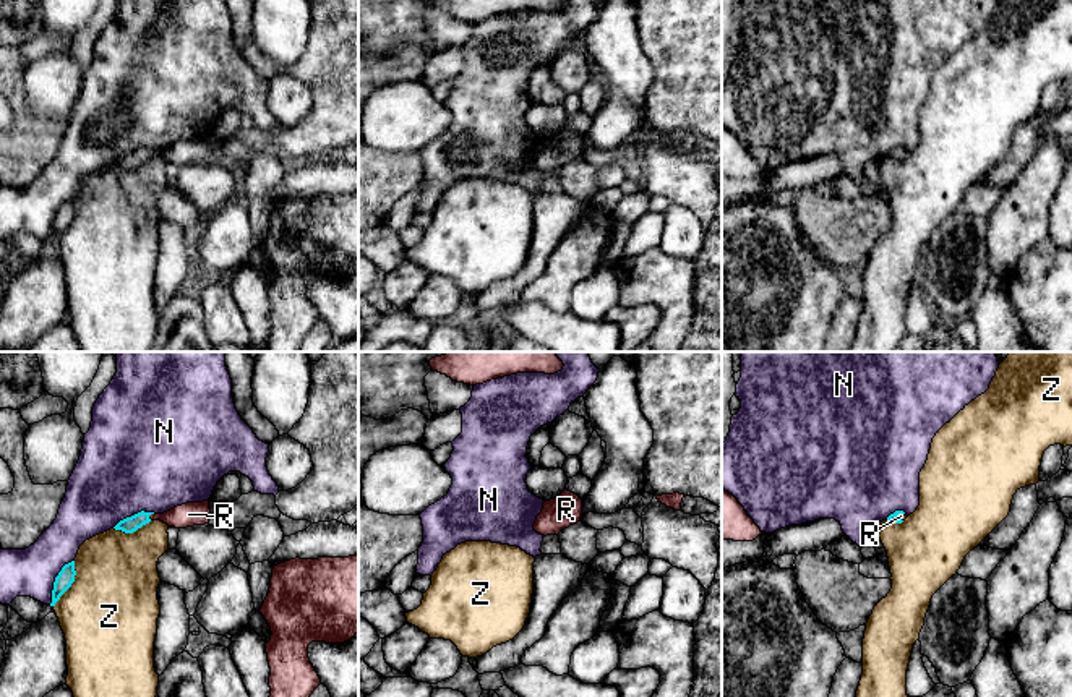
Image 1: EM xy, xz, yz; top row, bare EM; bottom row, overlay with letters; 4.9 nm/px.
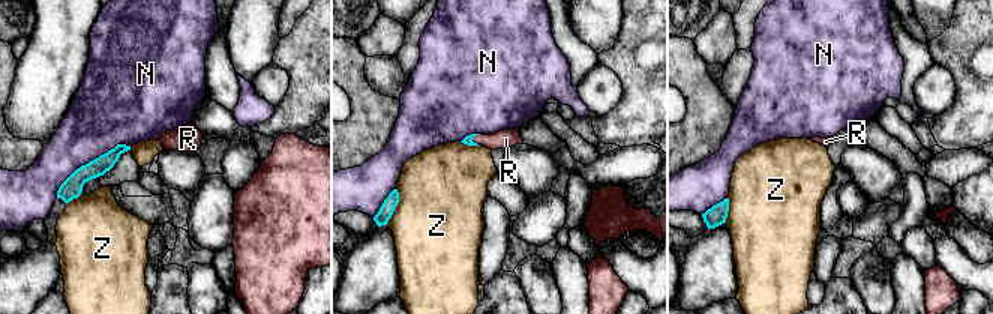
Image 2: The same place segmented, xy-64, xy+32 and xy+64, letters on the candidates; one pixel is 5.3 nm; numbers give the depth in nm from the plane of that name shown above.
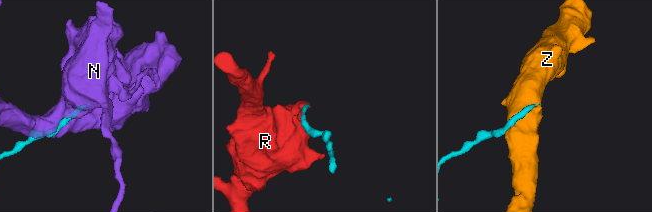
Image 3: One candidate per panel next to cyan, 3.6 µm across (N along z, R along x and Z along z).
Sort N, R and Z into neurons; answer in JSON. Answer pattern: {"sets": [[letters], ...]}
{"sets": [["N"], ["R"], ["Z"]]}

